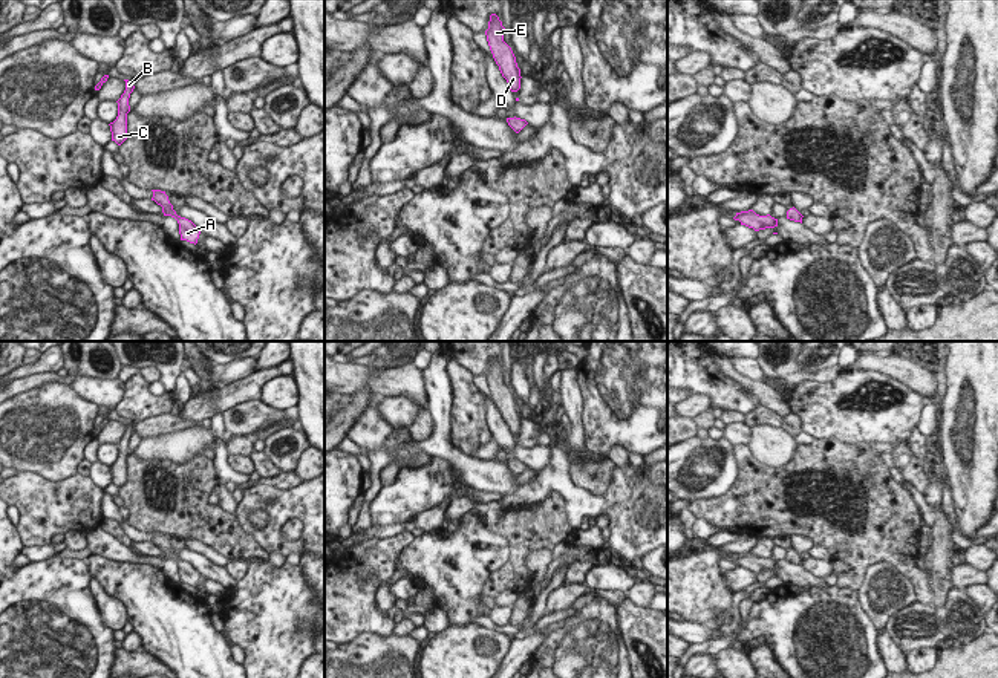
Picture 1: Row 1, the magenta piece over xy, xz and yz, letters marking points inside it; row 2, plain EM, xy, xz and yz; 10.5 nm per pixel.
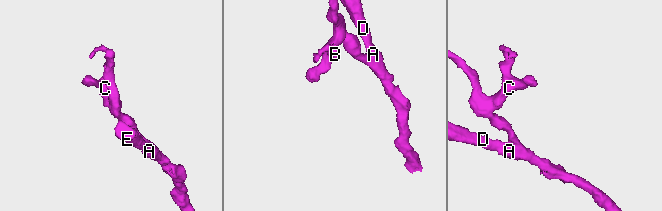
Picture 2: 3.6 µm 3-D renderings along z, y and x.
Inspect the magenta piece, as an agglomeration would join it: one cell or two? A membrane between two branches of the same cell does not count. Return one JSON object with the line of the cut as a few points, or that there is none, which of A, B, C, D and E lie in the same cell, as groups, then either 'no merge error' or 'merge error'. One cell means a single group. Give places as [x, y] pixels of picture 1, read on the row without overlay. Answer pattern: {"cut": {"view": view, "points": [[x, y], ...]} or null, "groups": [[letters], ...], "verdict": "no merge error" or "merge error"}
{"cut": null, "groups": [["A", "B", "C", "D", "E"]], "verdict": "no merge error"}

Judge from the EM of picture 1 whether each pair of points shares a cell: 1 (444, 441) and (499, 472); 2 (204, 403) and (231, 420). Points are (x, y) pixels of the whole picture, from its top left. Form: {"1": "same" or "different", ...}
{"1": "same", "2": "different"}

